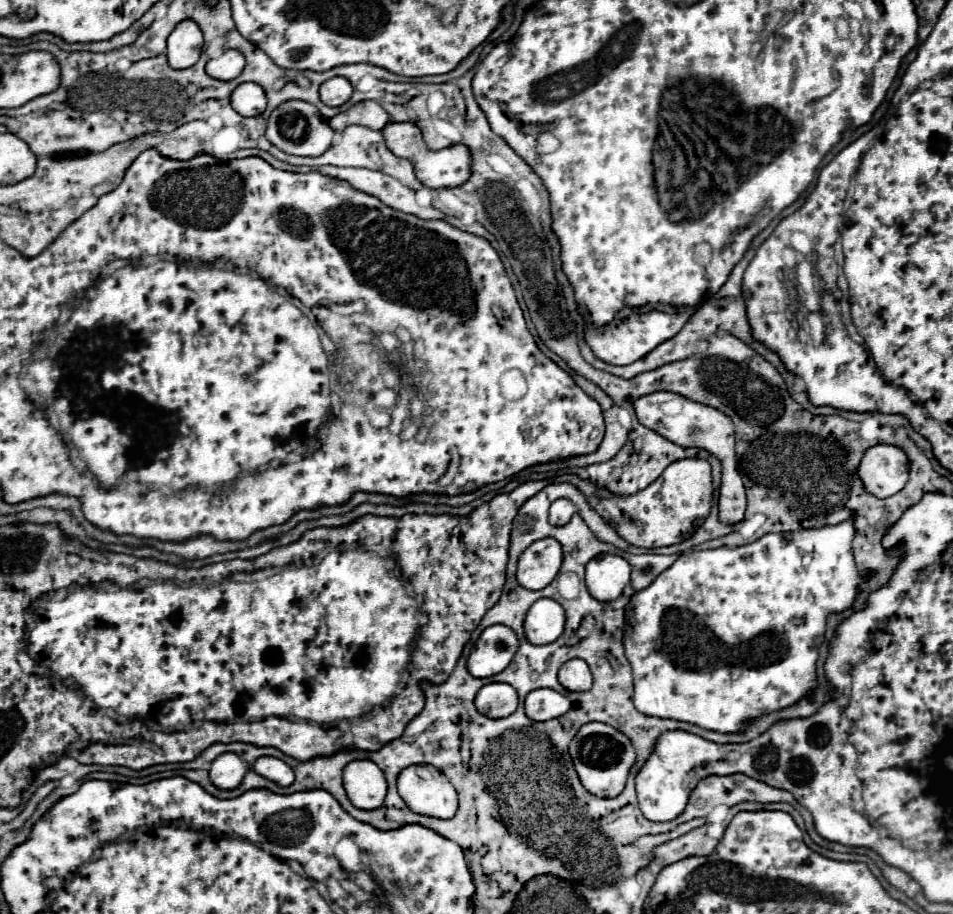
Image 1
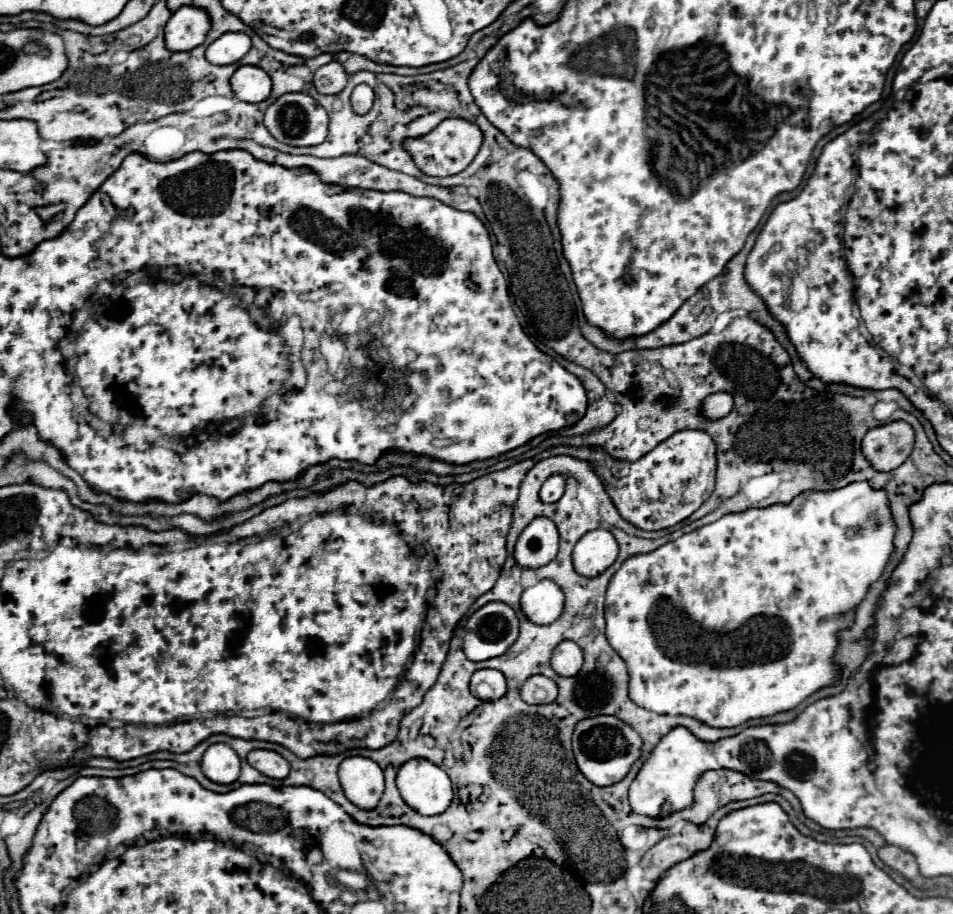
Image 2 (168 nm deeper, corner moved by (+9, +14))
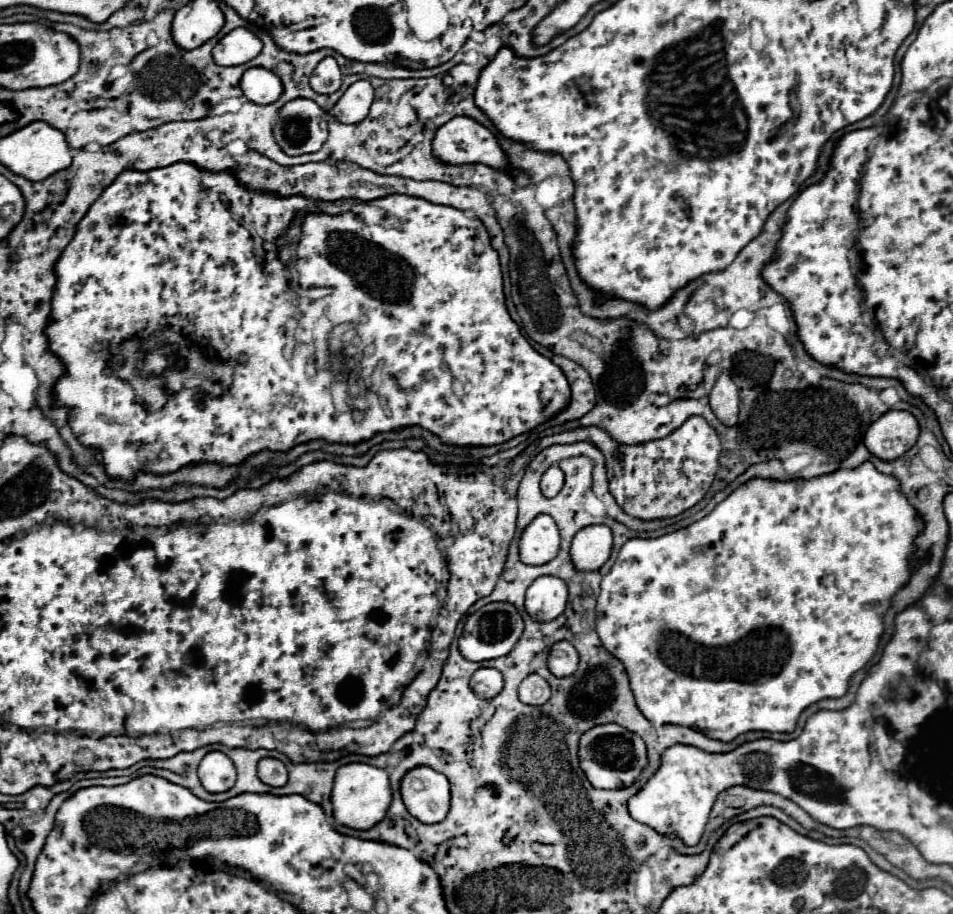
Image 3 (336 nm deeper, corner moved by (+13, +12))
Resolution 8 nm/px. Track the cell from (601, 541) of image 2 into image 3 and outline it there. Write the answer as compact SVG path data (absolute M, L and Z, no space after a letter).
M588 525L572 539L570 557L578 571L600 569L612 551L612 531L606 525Z

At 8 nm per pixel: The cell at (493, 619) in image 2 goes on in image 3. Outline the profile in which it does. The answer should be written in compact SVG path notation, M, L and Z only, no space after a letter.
M490 603L466 619L464 633L458 639L458 647L468 661L496 659L512 651L516 641L522 637L522 631L524 631L524 621L512 603Z

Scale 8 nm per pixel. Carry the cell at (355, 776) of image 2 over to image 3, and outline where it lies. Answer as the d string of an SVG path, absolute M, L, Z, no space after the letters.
M348 763L342 765L336 773L334 787L332 787L332 815L340 825L364 831L374 827L374 823L380 823L386 817L386 811L392 803L392 789L388 781L388 773L380 767L368 765L368 763Z

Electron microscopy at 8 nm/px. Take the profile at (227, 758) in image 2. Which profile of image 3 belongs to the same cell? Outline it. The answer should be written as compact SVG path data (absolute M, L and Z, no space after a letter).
M212 751L202 759L198 767L198 777L206 791L224 793L230 787L234 787L236 769L234 769L234 763L224 753Z

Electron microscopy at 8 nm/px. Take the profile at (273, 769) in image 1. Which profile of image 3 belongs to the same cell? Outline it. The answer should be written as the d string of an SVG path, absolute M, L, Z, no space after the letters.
M262 759L258 763L258 777L270 787L284 787L288 781L286 767L278 759Z

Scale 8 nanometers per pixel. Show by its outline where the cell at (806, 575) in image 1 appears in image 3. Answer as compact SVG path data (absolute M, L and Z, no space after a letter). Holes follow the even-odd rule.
M870 461L862 463L856 469L832 471L830 475L812 479L750 479L736 491L732 491L722 503L718 503L704 519L656 539L634 537L622 545L614 567L602 579L602 591L596 603L598 637L602 639L602 645L624 663L638 709L652 725L696 727L696 731L704 733L706 737L726 743L748 731L792 733L796 729L800 713L808 705L820 699L842 697L852 675L874 657L884 633L882 617L890 607L890 599L910 581L910 559L918 553L916 537L922 533L920 525L922 517L914 513L914 507L910 505L906 495L902 495L898 479L894 479L894 475L880 473ZM836 681L840 681L840 687L834 685Z

